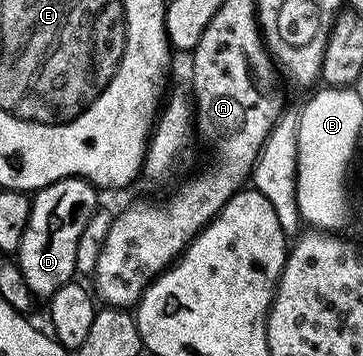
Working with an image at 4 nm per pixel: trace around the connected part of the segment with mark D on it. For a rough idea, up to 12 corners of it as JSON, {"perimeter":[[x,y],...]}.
{"perimeter":[[80,176],[33,193],[16,263],[49,298],[75,279],[76,246],[98,212]]}

